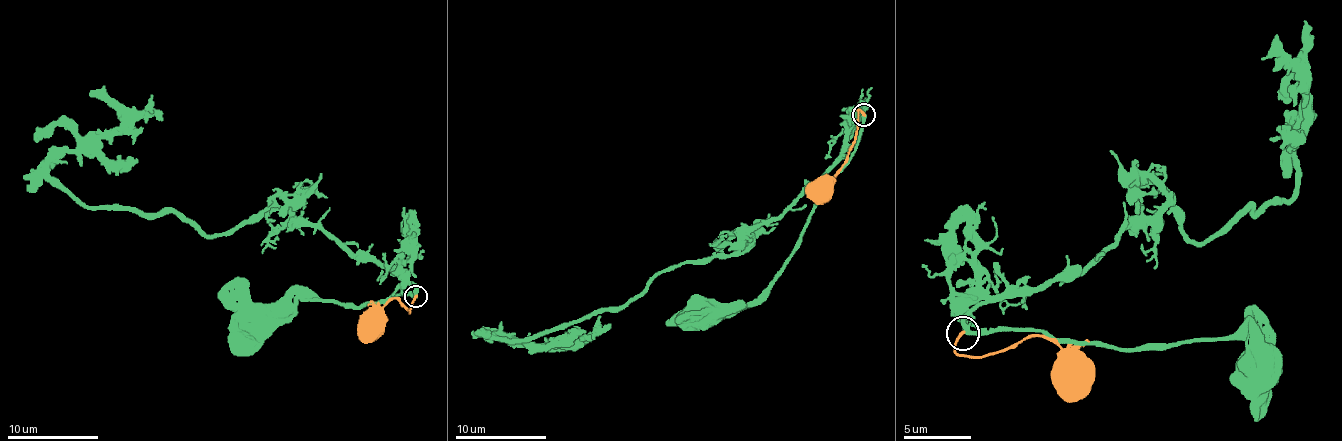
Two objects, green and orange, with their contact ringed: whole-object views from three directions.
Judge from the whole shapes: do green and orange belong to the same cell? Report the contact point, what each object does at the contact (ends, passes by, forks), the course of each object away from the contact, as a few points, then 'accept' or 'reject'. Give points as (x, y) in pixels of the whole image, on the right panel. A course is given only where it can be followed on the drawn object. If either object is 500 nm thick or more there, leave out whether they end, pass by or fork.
at (963, 333); green passes by; orange ends there; green runs (965, 334), (1046, 330), (1056, 340), (1100, 340), (1110, 347), (1245, 340), (1259, 347), (1252, 361); orange runs (962, 334), (955, 350), (972, 357), (999, 354), (1029, 337), (1049, 337), (1073, 374); reject

